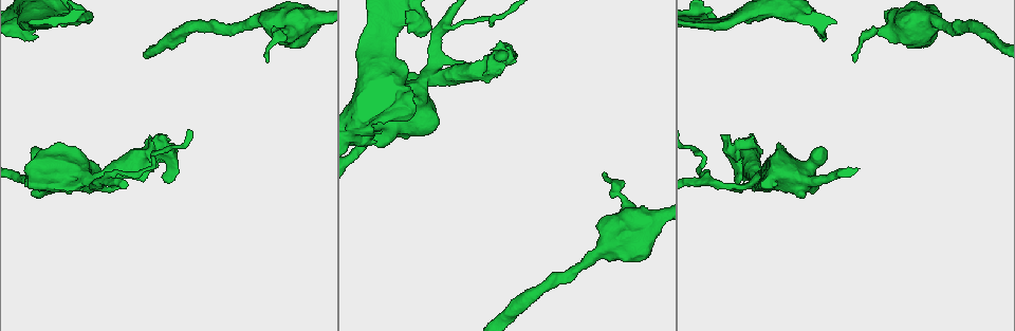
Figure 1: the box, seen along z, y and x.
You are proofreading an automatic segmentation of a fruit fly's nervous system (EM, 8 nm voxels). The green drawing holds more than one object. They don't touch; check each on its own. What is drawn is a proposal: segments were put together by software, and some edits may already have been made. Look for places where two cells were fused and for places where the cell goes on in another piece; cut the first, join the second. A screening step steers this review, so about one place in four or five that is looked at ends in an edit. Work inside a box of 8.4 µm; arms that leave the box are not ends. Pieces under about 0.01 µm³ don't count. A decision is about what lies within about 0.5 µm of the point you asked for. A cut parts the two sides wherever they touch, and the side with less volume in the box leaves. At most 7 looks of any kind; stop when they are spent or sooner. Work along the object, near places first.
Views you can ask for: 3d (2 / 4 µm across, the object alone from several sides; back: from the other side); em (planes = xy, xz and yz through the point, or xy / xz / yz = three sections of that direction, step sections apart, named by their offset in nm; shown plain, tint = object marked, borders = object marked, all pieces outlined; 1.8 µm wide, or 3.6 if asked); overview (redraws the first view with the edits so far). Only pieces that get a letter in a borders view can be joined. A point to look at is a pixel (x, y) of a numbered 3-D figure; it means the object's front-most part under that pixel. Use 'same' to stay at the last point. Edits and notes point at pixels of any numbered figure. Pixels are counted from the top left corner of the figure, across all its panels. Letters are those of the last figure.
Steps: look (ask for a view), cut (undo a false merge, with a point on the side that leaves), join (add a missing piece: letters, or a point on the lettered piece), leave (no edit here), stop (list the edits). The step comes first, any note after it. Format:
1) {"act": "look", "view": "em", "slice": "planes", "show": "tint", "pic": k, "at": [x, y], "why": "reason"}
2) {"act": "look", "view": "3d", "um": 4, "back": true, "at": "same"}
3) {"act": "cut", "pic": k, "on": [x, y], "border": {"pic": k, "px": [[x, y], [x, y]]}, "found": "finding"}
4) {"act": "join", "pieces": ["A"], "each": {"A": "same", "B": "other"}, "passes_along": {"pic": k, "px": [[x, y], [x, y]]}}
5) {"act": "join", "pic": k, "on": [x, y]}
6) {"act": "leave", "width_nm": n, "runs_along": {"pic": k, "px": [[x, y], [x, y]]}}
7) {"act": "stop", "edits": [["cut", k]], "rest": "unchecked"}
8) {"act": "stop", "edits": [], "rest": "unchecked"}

{"act": "look", "view": "em", "slice": "xy", "step": 8, "show": "borders", "pic": 1, "at": [814, 31], "why": "free end"}

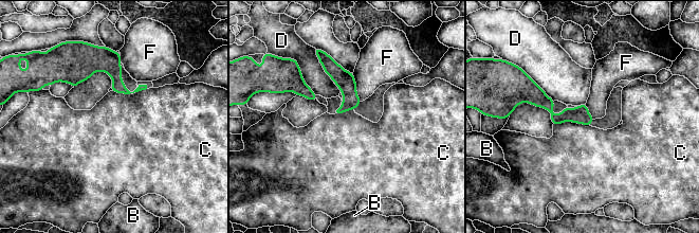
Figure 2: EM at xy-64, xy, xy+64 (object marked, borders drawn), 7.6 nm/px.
{"act": "leave", "longest_contact_nm": ["C", 280], "each": {"B": "other", "C": "other", "D": "other", "F": "other"}, "runs_along": {"pic": 2, "px": [[62, 78], [106, 66], [127, 92], [143, 87]]}, "found": "no lettered piece goes on from it"}

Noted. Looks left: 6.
{"act": "look", "view": "em", "um": 3.6, "slice": "planes", "show": "borders", "pic": 1, "at": [155, 148], "why": "sharp bend"}

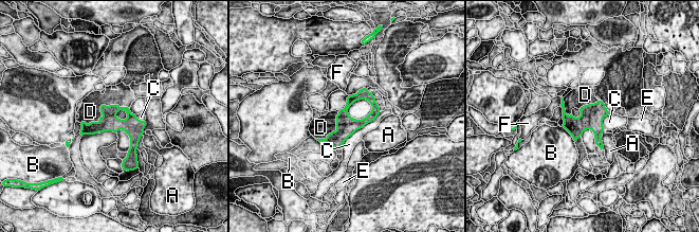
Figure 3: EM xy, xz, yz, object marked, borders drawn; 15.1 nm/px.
{"act": "join", "pieces": ["D"], "each": {"A": "other", "B": "other", "C": "other", "D": "same", "E": "other", "F": "other"}, "found": "the cell continues"}

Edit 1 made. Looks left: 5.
{"act": "look", "view": "overview"}

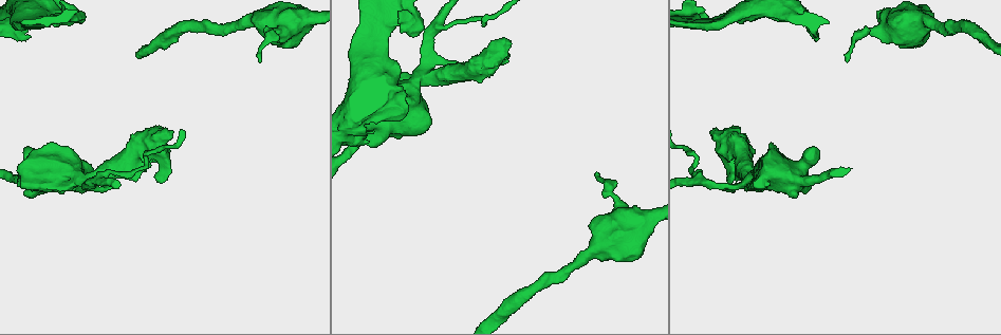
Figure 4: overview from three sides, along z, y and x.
{"act": "look", "view": "3d", "um": 2, "pic": 4, "at": [705, 21], "why": "thick turns thin"}

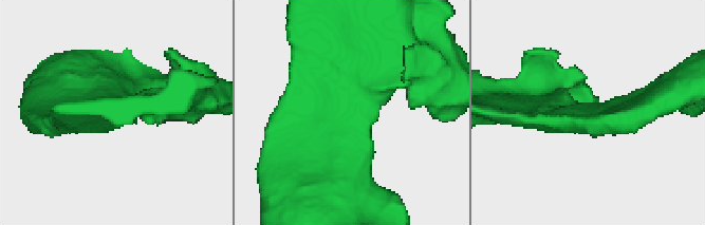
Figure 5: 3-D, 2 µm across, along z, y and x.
{"act": "look", "view": "em", "slice": "xz", "step": 16, "show": "tint", "pic": 5, "at": [348, 116]}

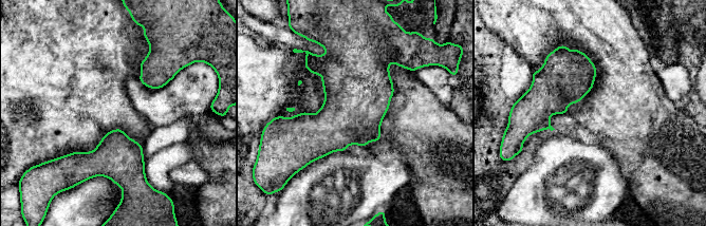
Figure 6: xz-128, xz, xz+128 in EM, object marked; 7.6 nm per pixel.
{"act": "look", "view": "em", "slice": "planes", "show": "borders", "at": "same", "why": "cut it another way"}

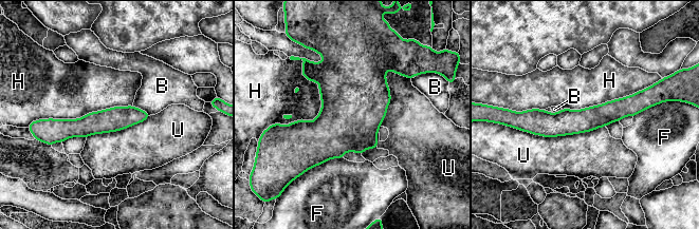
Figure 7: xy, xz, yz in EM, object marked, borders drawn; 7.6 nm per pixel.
{"act": "leave", "width_nm": 180, "each": {"B": "other", "F": "other", "H": "other", "U": "other"}, "found": "continuous, no second cell"}

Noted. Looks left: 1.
{"act": "stop", "edits": [["join", 3]], "rest": "unchecked"}

